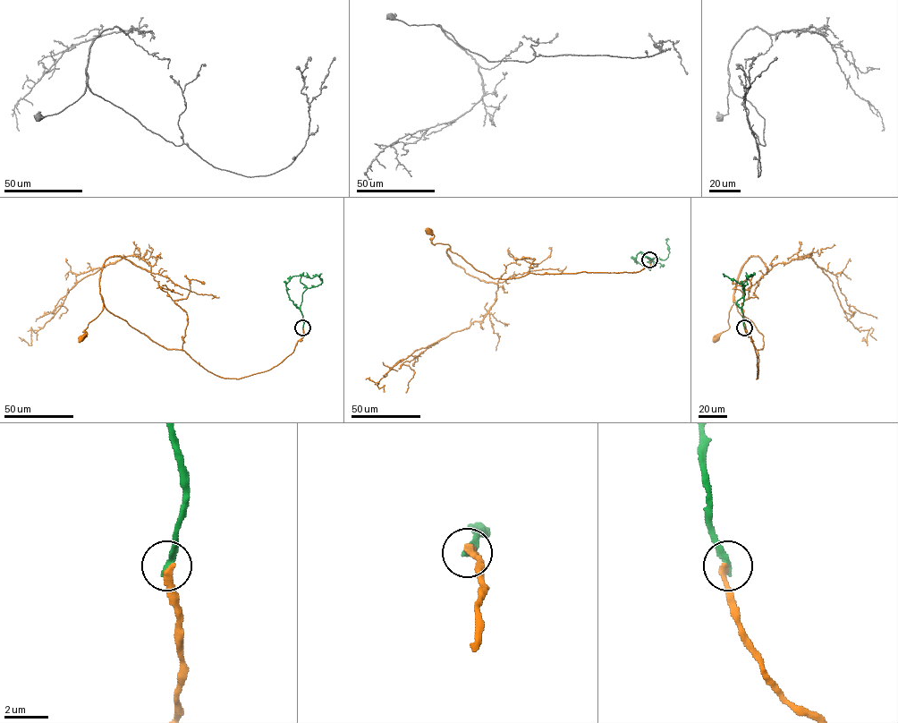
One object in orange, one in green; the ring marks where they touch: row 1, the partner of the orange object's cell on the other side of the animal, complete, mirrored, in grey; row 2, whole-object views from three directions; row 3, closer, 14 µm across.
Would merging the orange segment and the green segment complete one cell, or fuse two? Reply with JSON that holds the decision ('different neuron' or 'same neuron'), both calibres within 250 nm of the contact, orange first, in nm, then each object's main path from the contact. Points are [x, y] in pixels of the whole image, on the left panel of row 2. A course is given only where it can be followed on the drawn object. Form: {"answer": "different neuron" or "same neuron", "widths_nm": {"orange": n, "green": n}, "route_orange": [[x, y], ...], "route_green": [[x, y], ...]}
{"answer": "different neuron", "widths_nm": {"orange": 280, "green": 320}, "route_orange": [[302, 327], [281, 362], [239, 378], [152, 341], [110, 312], [101, 295], [103, 308], [81, 338]], "route_green": [[302, 327], [300, 309], [302, 293], [322, 283], [319, 277], [322, 274]]}

